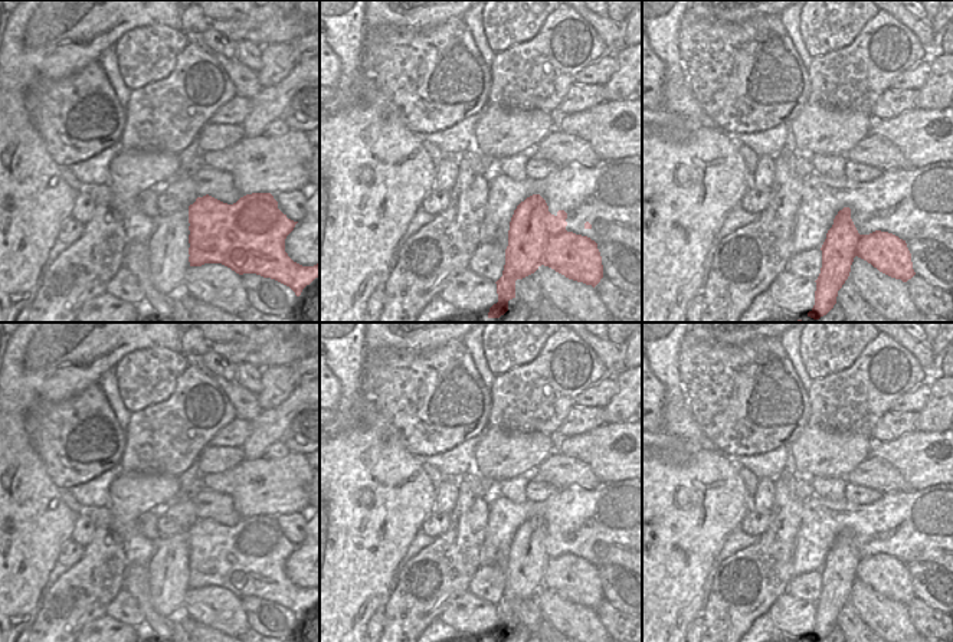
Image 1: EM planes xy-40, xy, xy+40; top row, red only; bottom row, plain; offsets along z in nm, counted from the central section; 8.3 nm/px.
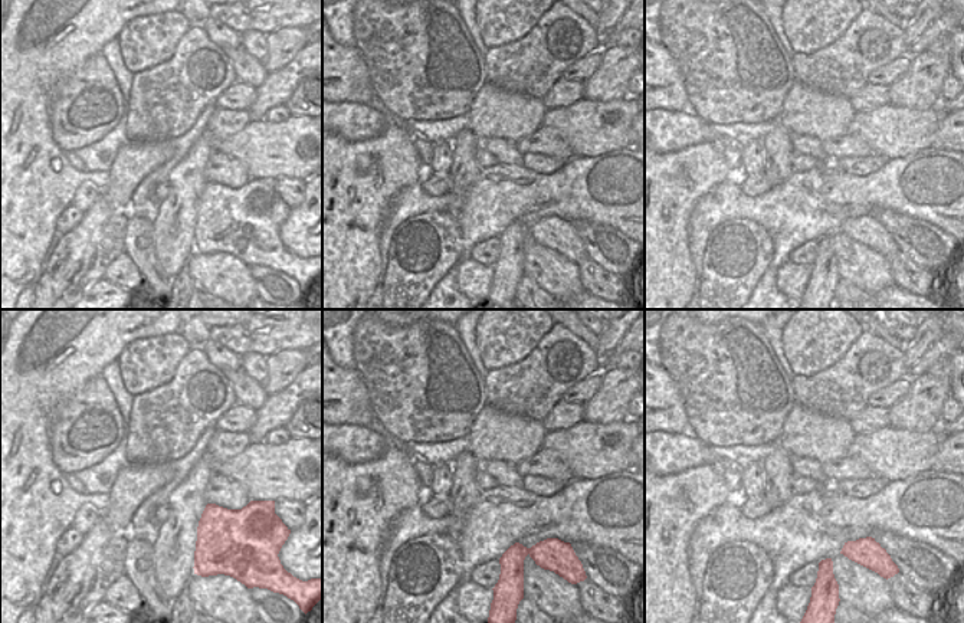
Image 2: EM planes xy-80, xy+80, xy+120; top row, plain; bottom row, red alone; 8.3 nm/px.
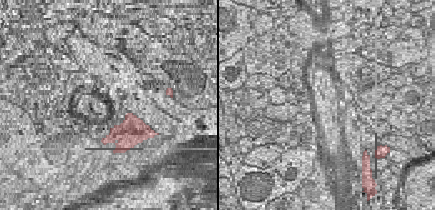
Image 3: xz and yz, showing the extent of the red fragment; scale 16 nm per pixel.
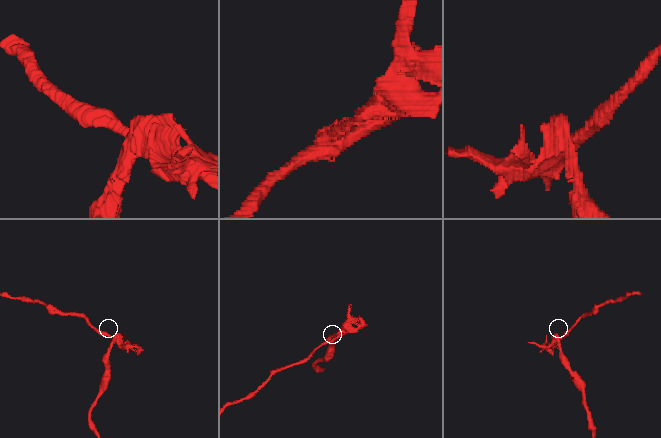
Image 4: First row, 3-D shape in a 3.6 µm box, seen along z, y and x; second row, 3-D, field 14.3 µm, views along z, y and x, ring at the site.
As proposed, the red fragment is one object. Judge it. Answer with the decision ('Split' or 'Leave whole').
Split.

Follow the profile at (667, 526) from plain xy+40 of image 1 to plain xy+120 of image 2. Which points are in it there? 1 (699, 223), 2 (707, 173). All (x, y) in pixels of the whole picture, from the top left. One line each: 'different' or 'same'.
1: different
2: same

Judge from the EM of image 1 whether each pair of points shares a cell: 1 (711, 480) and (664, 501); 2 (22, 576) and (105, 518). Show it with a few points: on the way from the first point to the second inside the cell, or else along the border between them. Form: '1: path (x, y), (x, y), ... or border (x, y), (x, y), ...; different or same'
1: path (700, 487), (684, 503), (675, 504); same
2: path (35, 553), (72, 516), (82, 513); same

